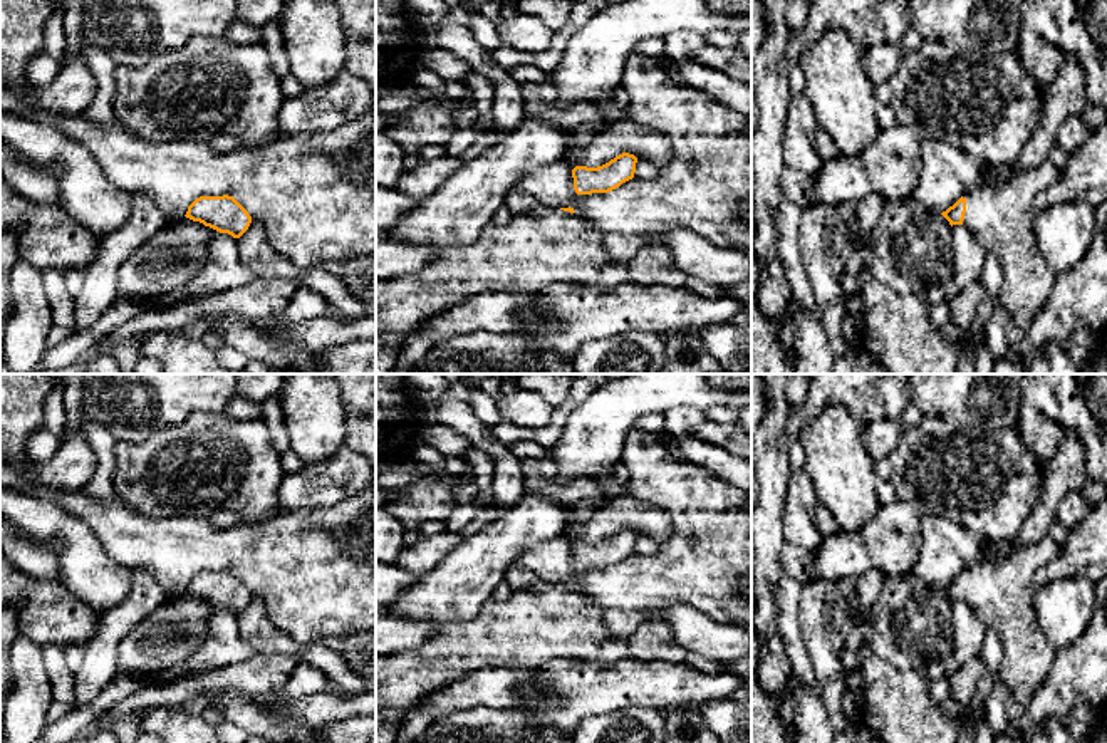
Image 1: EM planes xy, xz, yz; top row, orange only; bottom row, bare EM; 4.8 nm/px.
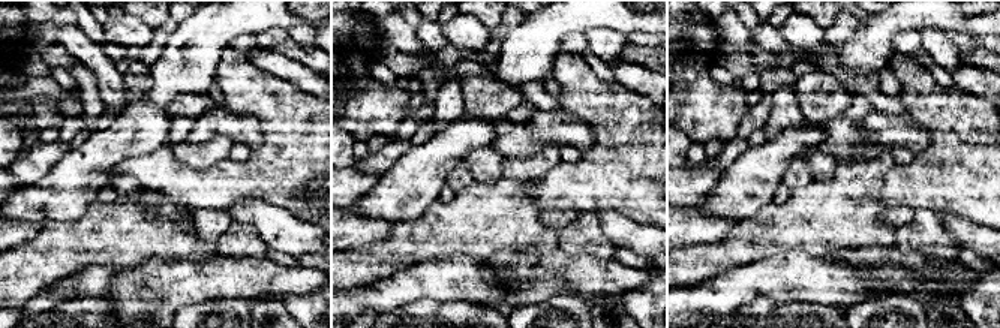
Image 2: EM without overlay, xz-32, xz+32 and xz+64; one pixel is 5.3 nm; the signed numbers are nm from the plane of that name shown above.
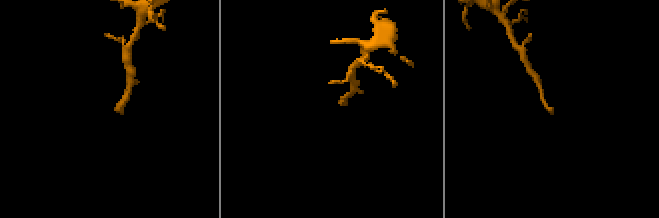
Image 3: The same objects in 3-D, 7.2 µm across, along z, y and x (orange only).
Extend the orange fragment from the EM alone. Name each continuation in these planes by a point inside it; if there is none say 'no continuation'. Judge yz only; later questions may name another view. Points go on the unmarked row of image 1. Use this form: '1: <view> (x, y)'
1: yz (1000, 592)

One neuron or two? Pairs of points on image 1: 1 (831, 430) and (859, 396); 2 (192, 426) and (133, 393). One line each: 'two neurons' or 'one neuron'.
1: two neurons
2: two neurons

